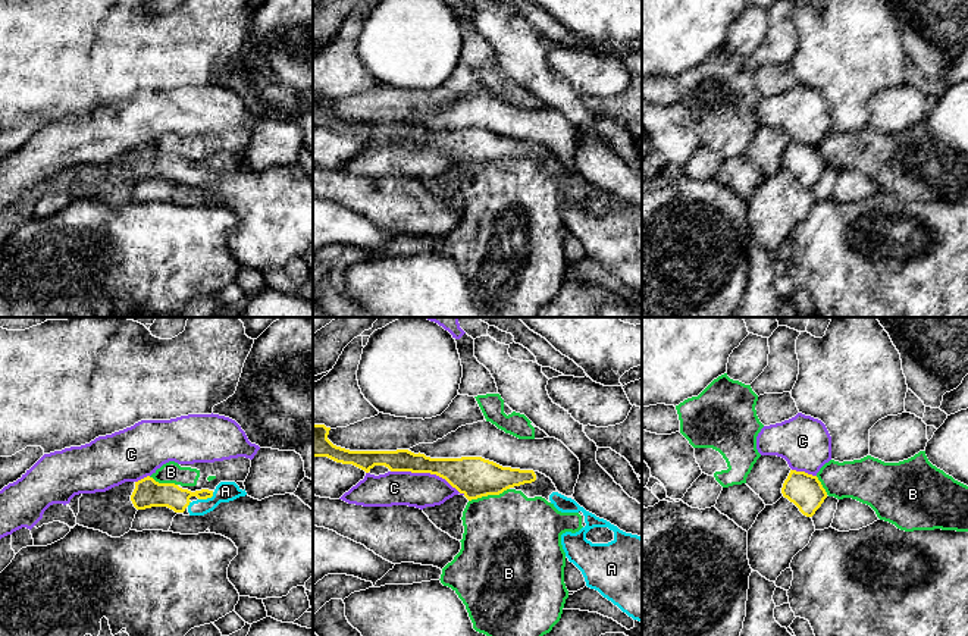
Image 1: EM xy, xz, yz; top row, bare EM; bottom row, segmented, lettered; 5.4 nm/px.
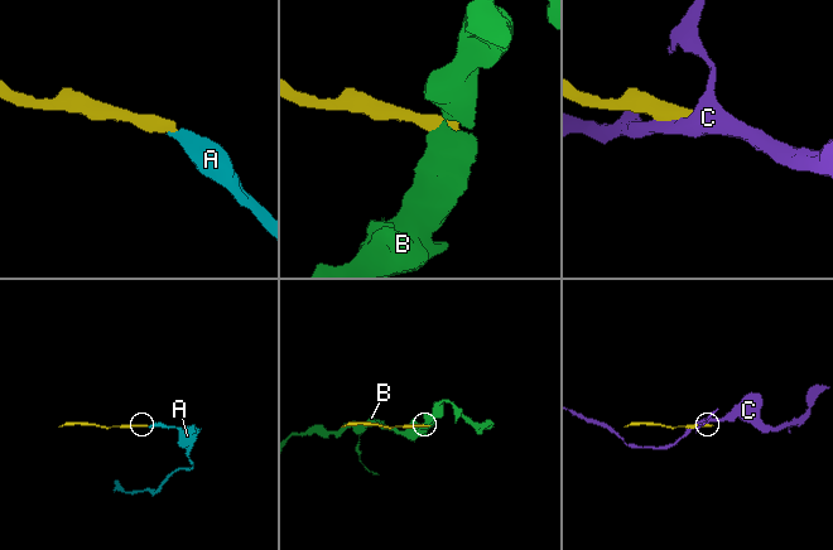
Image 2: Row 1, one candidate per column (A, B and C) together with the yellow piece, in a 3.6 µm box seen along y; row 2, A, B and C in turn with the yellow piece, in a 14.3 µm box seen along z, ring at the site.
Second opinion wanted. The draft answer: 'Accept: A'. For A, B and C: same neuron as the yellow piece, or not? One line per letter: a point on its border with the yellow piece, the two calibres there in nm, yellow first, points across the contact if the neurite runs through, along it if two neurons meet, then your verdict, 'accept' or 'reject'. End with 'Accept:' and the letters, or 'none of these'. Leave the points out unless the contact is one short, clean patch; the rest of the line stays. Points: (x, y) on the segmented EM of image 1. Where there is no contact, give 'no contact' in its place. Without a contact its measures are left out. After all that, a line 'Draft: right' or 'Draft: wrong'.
A: contact xy (206, 498); calibres 140 and 110 nm; way xy (171, 495), (200, 494), (206, 498), (215, 498), (225, 491); accept
B: contact xz (488, 494); calibres 220 and 460 nm; border xz (508, 488), (498, 494), (488, 494), (469, 501); reject
C: contact xz (428, 472); calibres 220 and 190 nm; reject
Accept: A
Draft: right

